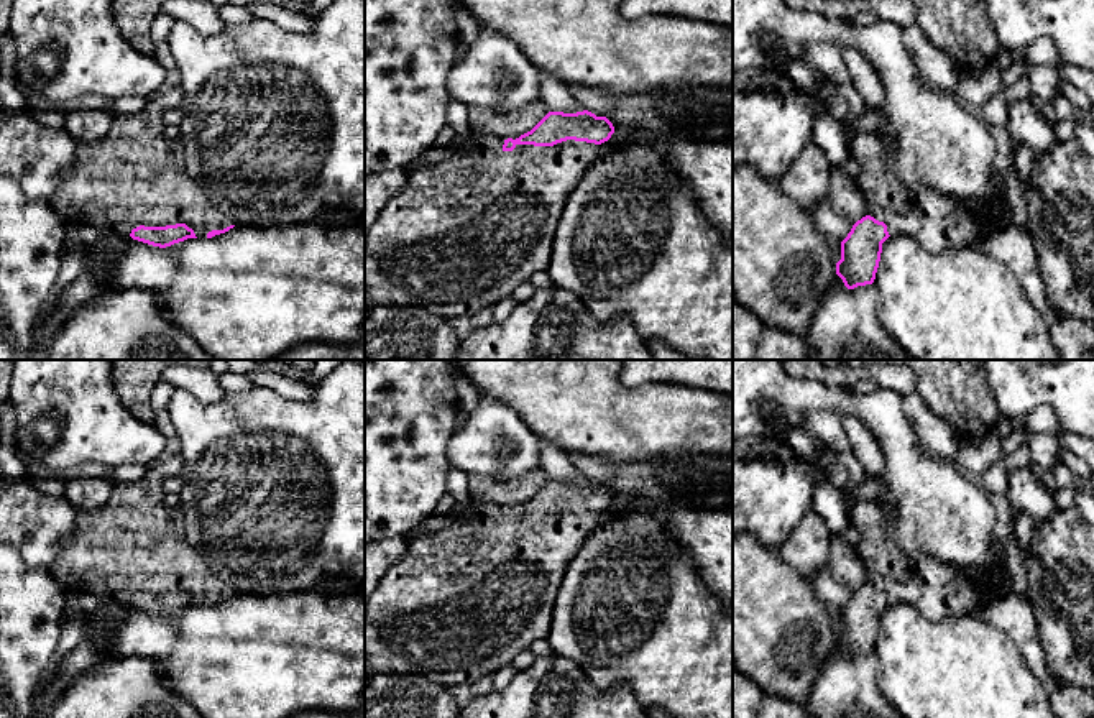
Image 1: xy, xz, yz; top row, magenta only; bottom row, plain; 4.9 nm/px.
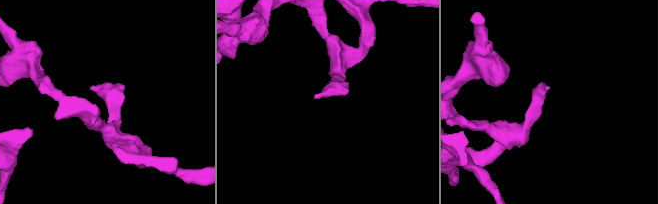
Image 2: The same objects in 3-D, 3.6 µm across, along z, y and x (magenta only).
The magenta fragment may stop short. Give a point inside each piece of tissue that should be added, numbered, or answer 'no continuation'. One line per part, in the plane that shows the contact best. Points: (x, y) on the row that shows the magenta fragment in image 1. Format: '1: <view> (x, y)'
1: xz (465, 232)

